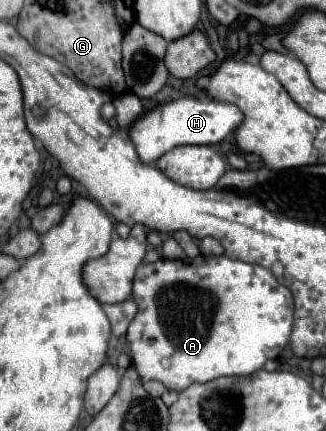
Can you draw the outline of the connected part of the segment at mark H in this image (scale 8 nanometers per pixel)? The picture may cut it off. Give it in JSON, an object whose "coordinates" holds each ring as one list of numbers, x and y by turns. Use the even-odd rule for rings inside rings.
{"coordinates":[[179,98,167,104,159,104,141,116,131,128,129,136,139,154,141,162,153,164,159,160,167,150,183,144,217,144,225,136,233,134,235,128,243,122,243,114,237,106,217,102,211,98,197,100,197,98]]}

